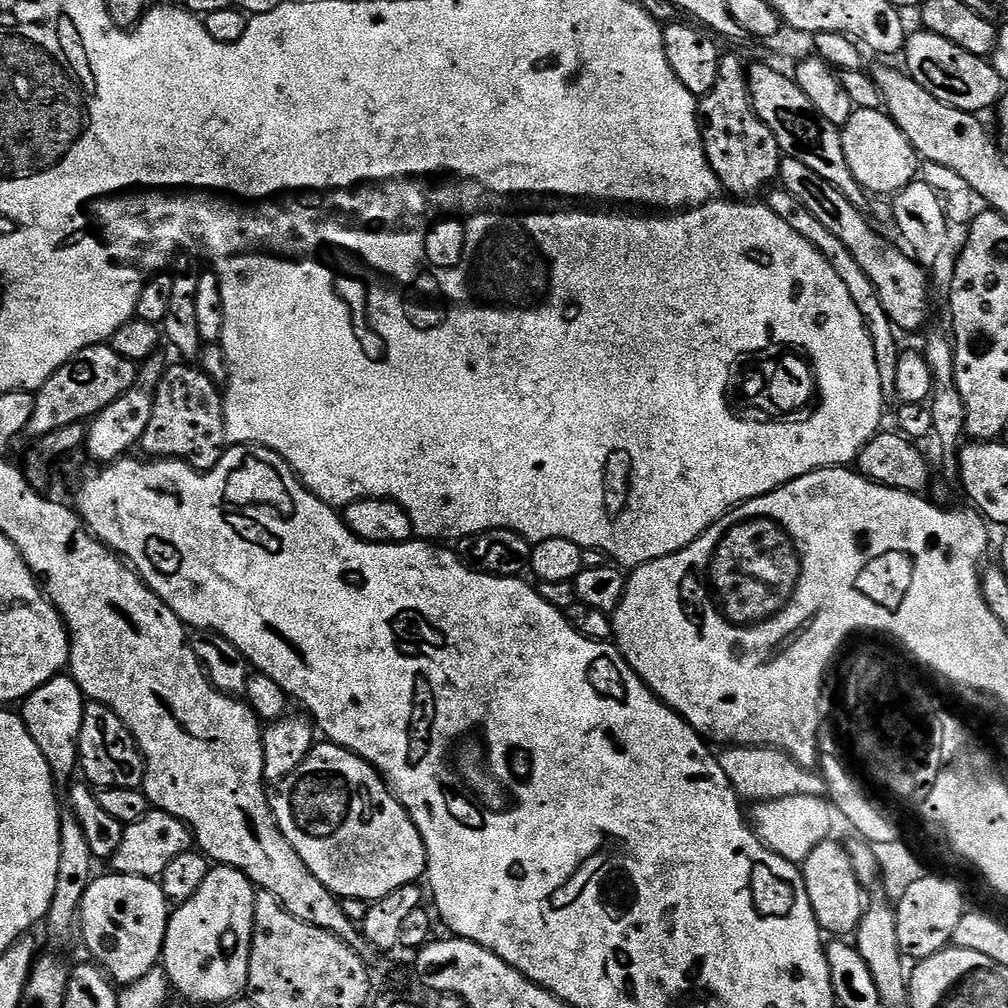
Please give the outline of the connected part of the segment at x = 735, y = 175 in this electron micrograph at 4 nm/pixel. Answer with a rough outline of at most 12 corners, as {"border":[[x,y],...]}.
{"border":[[721,55],[699,97],[706,158],[729,197],[759,197],[782,153],[745,61]]}

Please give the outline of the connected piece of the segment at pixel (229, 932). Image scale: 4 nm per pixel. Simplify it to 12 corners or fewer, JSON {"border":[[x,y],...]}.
{"border":[[225,864],[169,915],[168,983],[243,997],[256,885]]}

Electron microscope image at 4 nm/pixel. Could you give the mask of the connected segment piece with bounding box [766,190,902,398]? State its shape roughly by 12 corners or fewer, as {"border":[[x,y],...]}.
{"border":[[767,193],[770,211],[802,234],[842,278],[874,346],[884,395],[895,397],[902,345],[858,266],[794,194]]}

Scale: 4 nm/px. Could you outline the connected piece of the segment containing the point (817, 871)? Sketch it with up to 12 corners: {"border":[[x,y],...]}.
{"border":[[824,840],[802,865],[825,933],[848,938],[866,907],[848,849]]}

